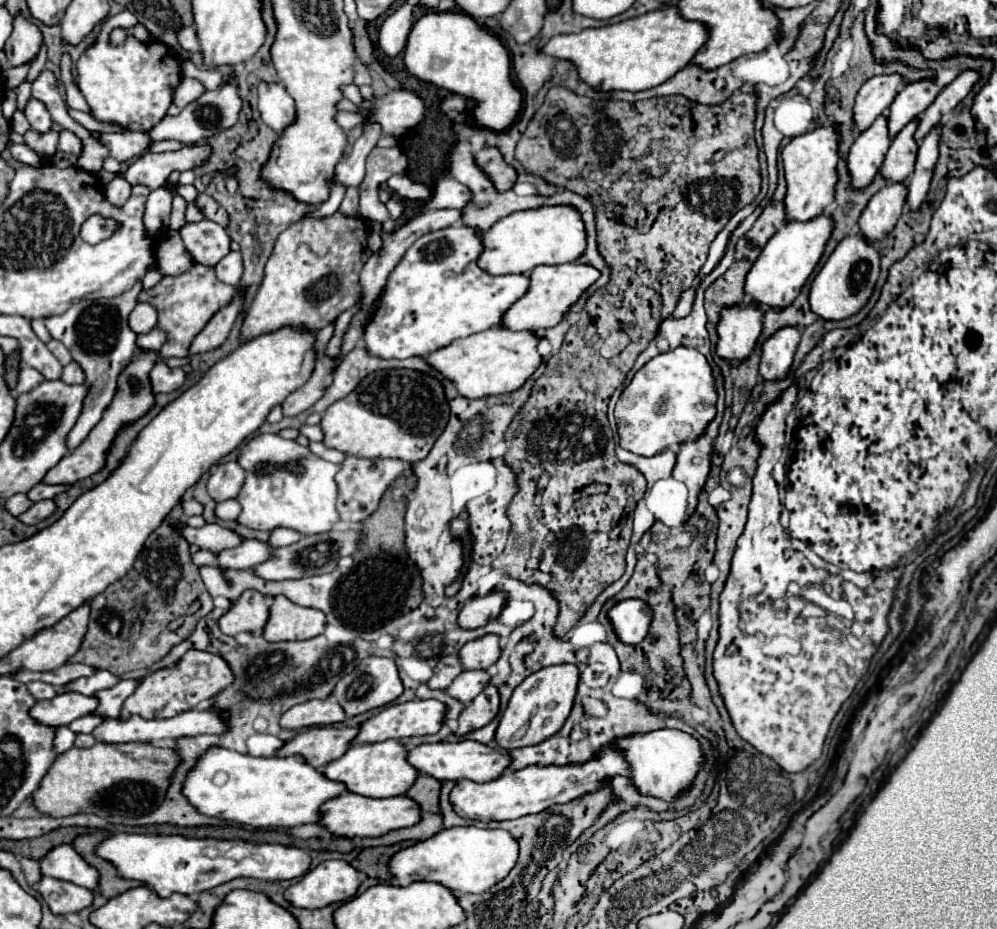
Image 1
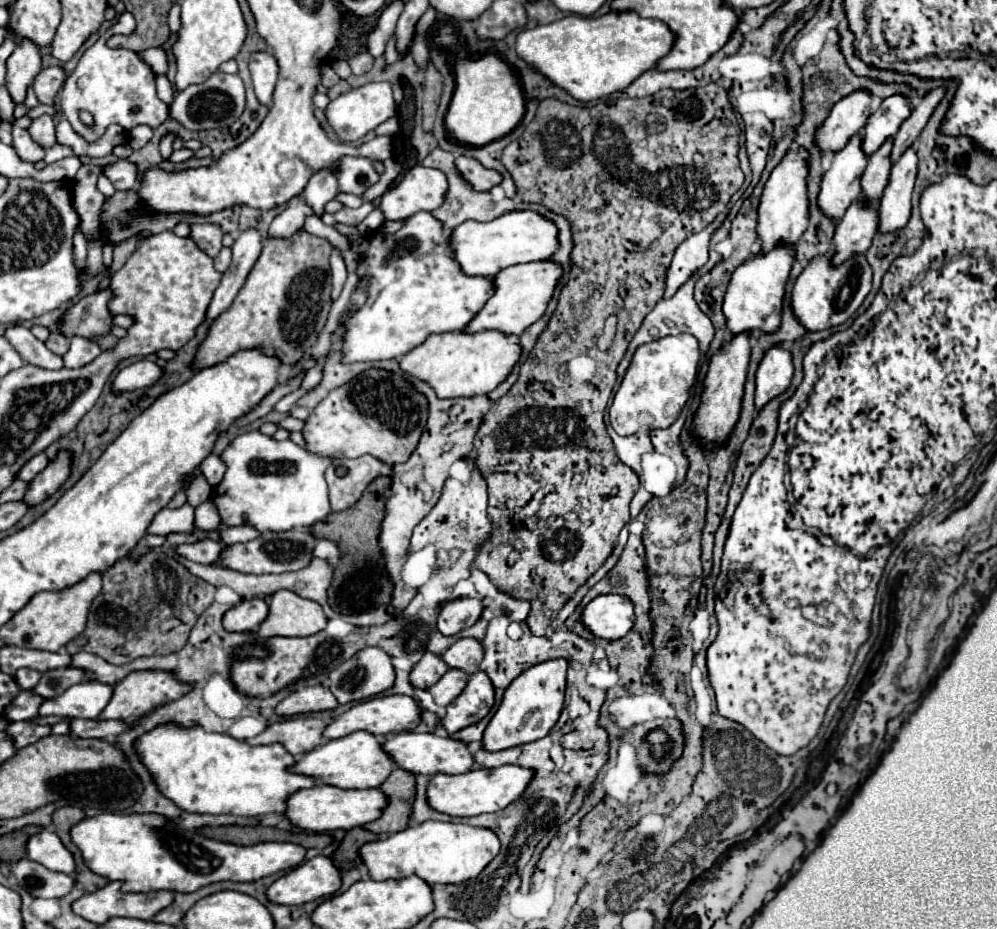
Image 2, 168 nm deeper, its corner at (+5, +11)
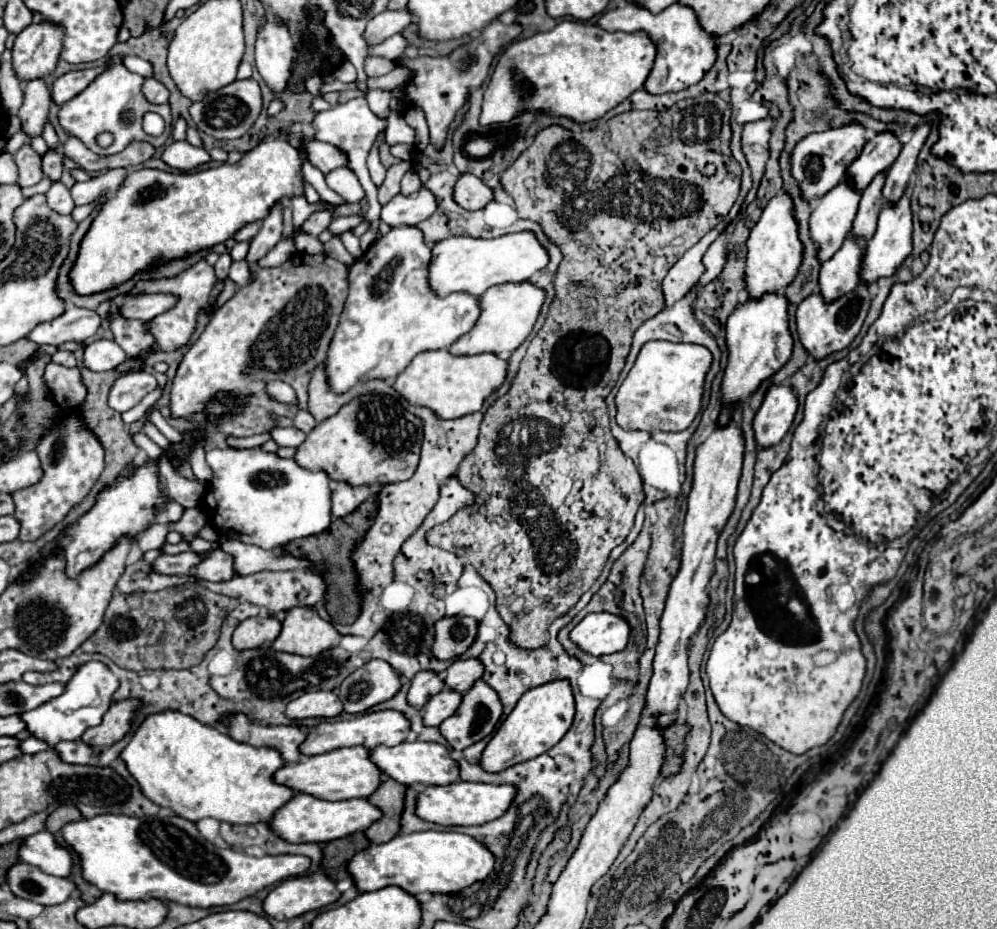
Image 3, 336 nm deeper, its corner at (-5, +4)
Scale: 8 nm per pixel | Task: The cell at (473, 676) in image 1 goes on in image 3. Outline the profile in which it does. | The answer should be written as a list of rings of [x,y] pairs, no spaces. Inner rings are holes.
[[[444,688],[440,694],[432,696],[424,706],[424,724],[426,726],[440,726],[446,718],[450,718],[462,702],[460,692],[450,692],[450,688]]]

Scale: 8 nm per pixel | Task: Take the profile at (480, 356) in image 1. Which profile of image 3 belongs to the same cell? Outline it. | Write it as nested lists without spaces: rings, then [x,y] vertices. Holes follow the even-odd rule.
[[[428,350],[418,354],[396,378],[394,388],[410,402],[432,408],[440,418],[460,418],[478,412],[484,400],[504,384],[510,362],[490,352],[474,356],[454,356],[448,350]]]

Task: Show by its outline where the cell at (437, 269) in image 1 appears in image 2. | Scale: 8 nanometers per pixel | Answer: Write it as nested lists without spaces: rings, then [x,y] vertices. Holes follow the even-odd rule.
[[[420,211],[404,219],[404,225],[392,233],[384,235],[374,231],[368,235],[368,249],[358,257],[358,277],[368,279],[368,299],[354,311],[344,313],[344,335],[342,335],[342,363],[358,361],[382,361],[382,359],[400,359],[416,345],[424,343],[432,333],[462,331],[464,325],[484,307],[484,301],[492,297],[492,279],[486,277],[468,277],[460,273],[460,267],[446,253],[446,237],[442,235],[442,225],[430,213]]]

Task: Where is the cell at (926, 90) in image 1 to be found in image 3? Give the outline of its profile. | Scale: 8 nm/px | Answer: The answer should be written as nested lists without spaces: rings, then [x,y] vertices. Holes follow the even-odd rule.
[[[890,130],[870,138],[862,154],[858,156],[858,160],[854,160],[854,164],[850,164],[848,168],[848,178],[854,182],[854,188],[864,190],[878,172],[888,170],[892,166],[900,150],[902,150],[902,144],[898,136]]]

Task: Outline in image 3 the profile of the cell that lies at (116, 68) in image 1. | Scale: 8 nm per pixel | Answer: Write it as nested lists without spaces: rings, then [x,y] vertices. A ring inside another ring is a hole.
[[[110,58],[106,64],[106,70],[86,88],[82,90],[78,96],[74,96],[70,102],[66,102],[60,112],[58,112],[58,120],[60,126],[70,134],[80,138],[92,152],[100,154],[100,156],[110,156],[110,154],[118,154],[126,148],[126,144],[134,142],[134,140],[142,140],[142,142],[150,142],[152,146],[164,146],[168,136],[172,134],[172,112],[170,112],[170,104],[152,104],[144,98],[142,94],[142,84],[144,78],[130,72],[124,64],[122,58]],[[146,112],[158,112],[164,120],[166,120],[166,130],[162,136],[148,136],[142,130],[142,116]],[[100,132],[112,132],[114,134],[114,142],[110,148],[100,148],[94,138]]]

